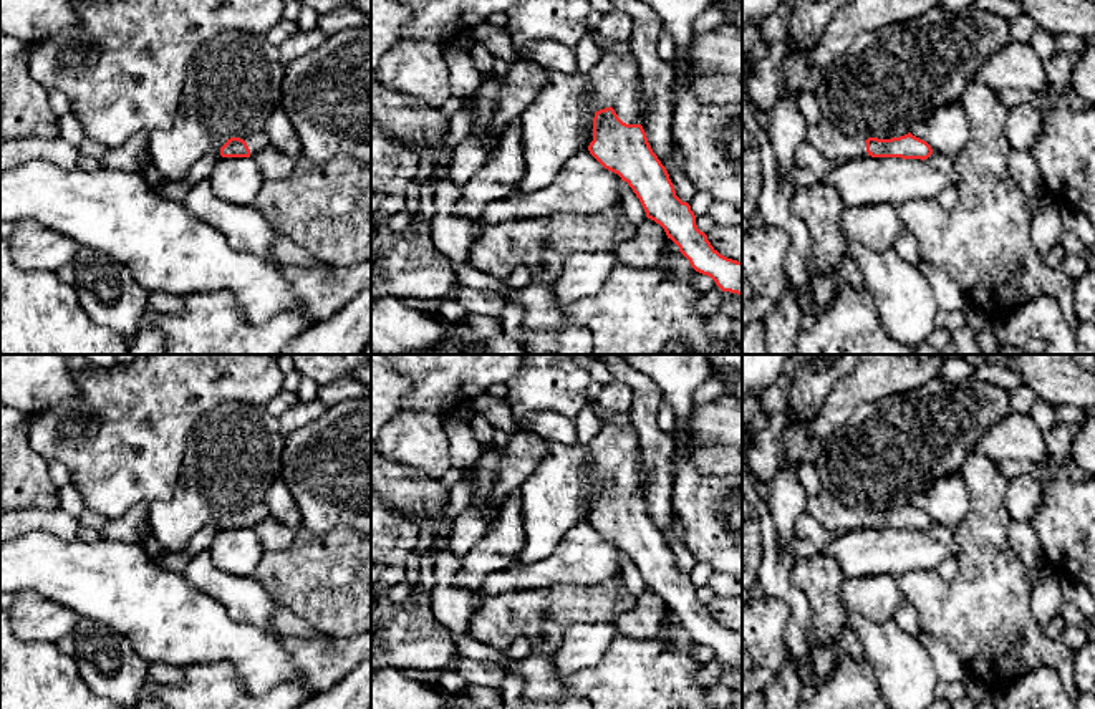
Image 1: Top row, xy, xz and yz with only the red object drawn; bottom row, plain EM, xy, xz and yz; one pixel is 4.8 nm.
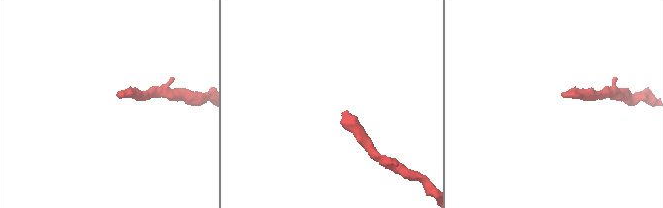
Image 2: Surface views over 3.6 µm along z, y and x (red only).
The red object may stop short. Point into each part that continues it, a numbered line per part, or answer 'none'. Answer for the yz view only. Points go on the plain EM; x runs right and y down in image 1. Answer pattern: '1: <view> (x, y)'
1: yz (827, 509)

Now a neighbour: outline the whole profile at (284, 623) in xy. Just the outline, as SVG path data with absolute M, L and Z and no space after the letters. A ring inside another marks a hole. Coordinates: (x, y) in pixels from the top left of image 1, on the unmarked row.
M278 608L273 613L270 631L275 636L325 638L325 634L318 633L313 626L285 608Z

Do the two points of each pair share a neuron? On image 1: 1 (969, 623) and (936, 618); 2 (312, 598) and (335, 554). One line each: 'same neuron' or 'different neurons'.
1: same neuron
2: same neuron

